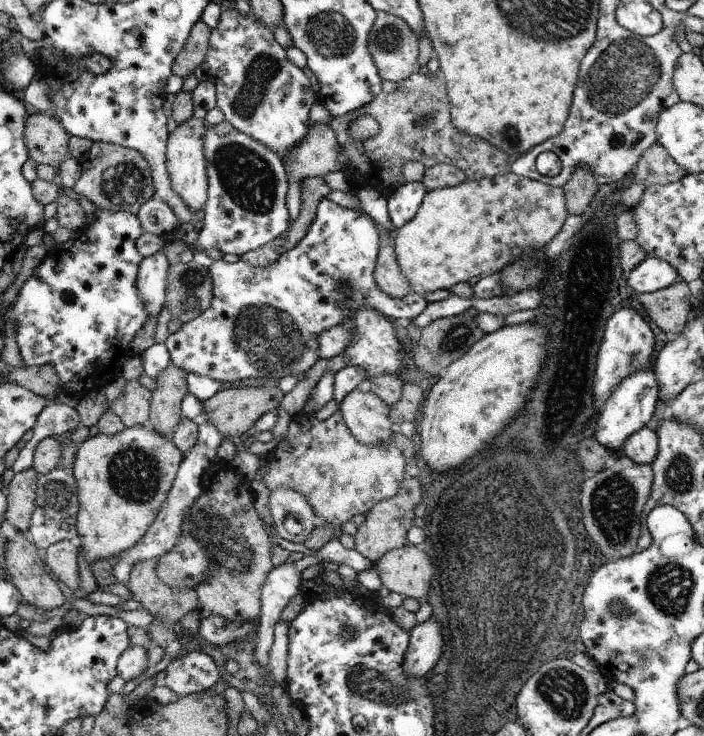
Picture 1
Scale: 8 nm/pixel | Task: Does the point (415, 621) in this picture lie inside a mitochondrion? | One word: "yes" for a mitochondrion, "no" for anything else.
no

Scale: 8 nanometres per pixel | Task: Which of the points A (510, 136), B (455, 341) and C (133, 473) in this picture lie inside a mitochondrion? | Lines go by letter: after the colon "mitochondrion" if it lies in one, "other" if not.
A: mitochondrion
B: mitochondrion
C: mitochondrion

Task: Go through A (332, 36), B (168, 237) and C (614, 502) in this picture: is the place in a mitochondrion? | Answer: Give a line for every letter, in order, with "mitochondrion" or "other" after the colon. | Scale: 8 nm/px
A: mitochondrion
B: other
C: mitochondrion

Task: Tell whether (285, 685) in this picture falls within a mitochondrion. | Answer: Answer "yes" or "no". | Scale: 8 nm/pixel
no

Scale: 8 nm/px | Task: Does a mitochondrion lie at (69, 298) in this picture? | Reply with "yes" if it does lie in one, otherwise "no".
no

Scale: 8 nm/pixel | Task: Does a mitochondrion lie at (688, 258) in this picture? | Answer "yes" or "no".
no

